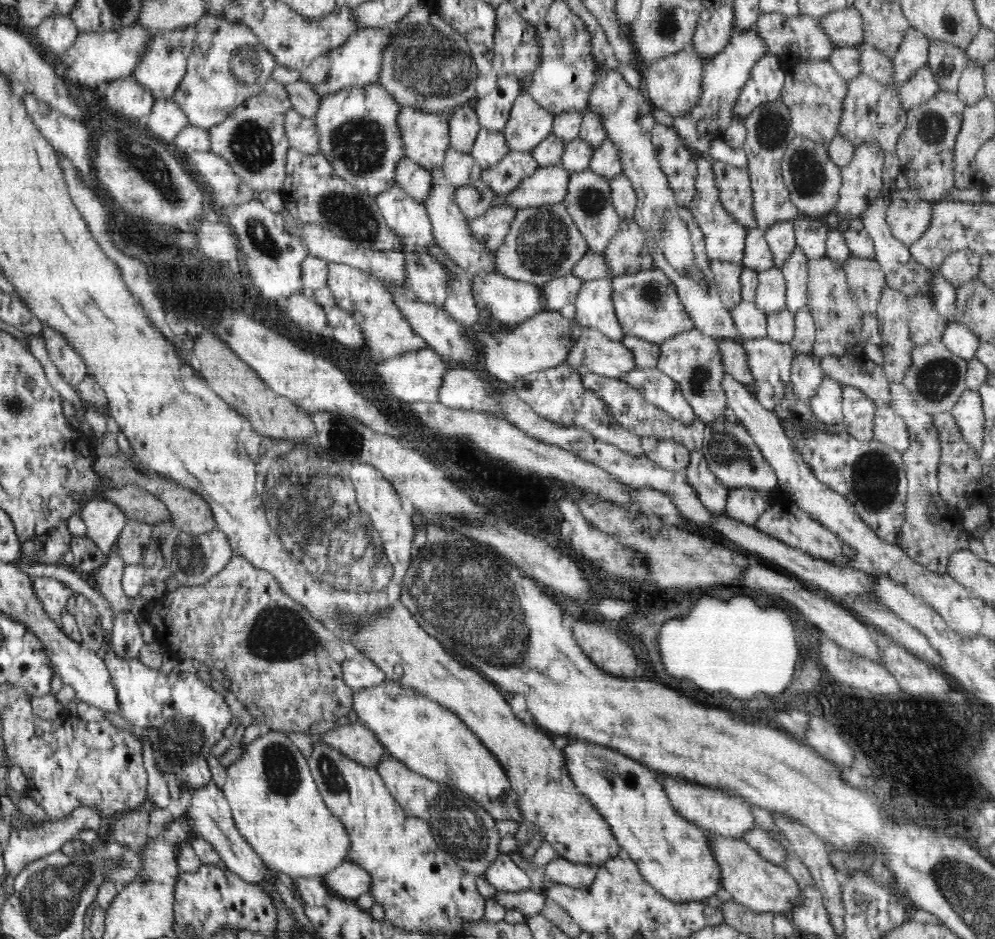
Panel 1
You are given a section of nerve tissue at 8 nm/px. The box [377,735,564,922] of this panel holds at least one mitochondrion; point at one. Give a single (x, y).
(460, 830)

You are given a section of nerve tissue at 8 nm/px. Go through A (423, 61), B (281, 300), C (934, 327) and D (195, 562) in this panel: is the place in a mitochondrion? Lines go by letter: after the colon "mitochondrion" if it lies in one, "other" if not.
A: mitochondrion
B: other
C: other
D: mitochondrion

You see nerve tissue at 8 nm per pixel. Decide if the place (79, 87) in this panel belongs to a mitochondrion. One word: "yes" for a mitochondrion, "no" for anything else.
no

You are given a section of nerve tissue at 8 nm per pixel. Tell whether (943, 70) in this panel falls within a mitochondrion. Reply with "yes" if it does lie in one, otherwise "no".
no

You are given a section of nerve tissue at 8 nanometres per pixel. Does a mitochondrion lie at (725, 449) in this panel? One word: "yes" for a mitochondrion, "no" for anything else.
yes

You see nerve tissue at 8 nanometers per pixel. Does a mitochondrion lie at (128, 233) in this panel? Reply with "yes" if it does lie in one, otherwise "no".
no

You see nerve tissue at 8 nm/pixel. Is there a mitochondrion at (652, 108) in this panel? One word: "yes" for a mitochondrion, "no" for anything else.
no

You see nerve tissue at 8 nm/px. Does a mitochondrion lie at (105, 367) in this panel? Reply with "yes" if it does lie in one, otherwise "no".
no

